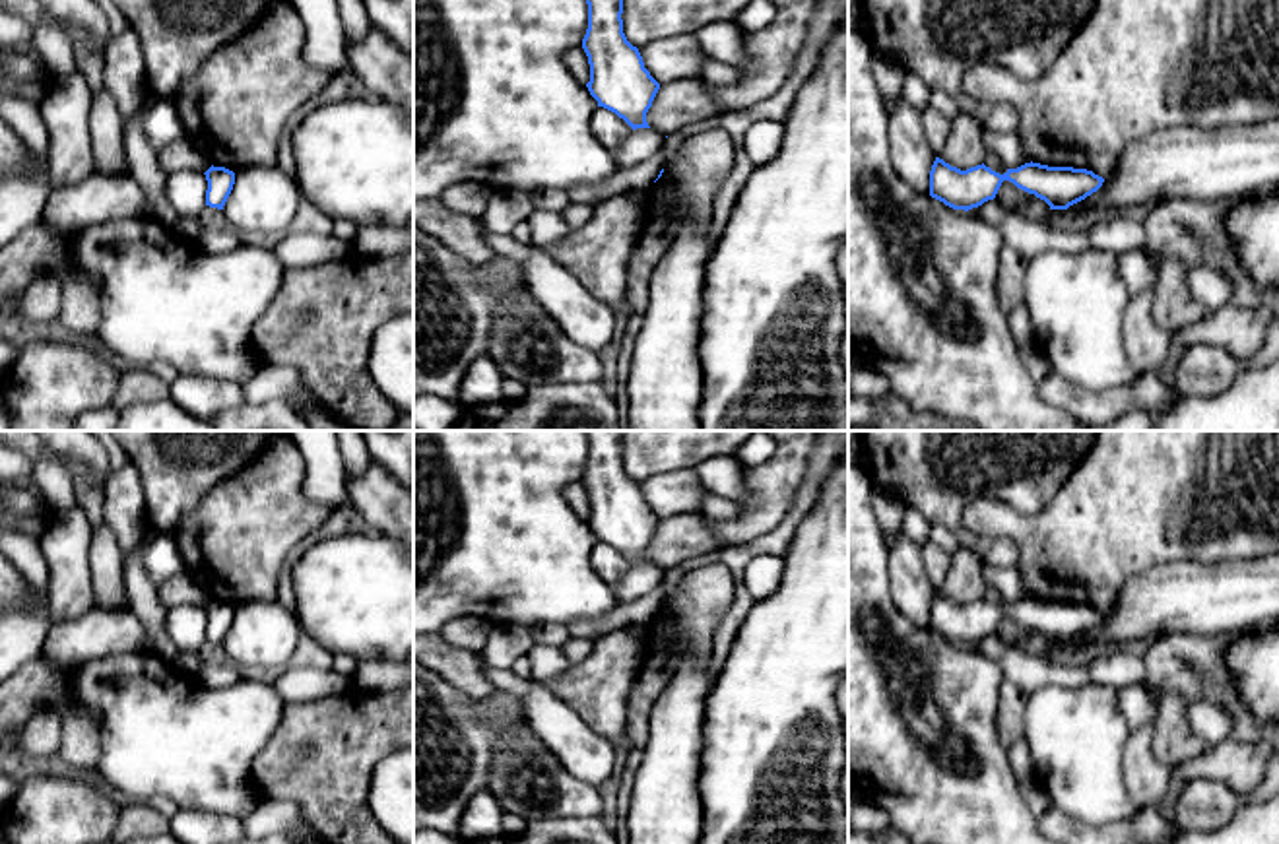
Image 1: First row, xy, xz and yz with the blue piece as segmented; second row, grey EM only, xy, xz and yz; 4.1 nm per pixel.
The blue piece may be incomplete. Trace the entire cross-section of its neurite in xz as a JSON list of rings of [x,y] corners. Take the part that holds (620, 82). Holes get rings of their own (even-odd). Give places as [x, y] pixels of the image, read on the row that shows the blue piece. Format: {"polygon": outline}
{"polygon": [[[586,0],[588,29],[582,49],[590,64],[590,95],[623,118],[633,130],[650,128],[646,113],[660,83],[644,68],[642,56],[623,33],[623,0]]]}

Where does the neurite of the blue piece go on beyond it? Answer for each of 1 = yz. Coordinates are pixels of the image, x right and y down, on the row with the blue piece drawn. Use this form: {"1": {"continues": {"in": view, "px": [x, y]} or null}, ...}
{"1": {"continues": null}}

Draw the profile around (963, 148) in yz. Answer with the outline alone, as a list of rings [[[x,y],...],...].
[[[961,111],[951,120],[949,136],[937,157],[961,171],[982,165],[986,155],[984,130],[980,120]]]

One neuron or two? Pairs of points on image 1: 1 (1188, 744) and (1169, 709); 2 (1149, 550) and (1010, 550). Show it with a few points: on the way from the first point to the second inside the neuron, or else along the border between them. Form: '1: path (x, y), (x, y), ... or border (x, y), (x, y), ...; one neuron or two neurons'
1: path (1180, 736), (1171, 726), (1171, 716); one neuron
2: border (975, 532), (1010, 538), (1017, 546), (1017, 567); two neurons

